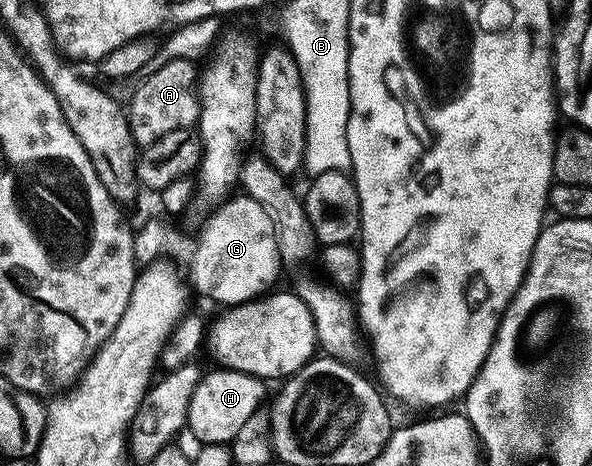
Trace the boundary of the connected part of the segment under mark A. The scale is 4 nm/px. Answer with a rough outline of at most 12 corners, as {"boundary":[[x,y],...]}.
{"boundary":[[173,58],[127,104],[138,146],[201,120],[199,69]]}

